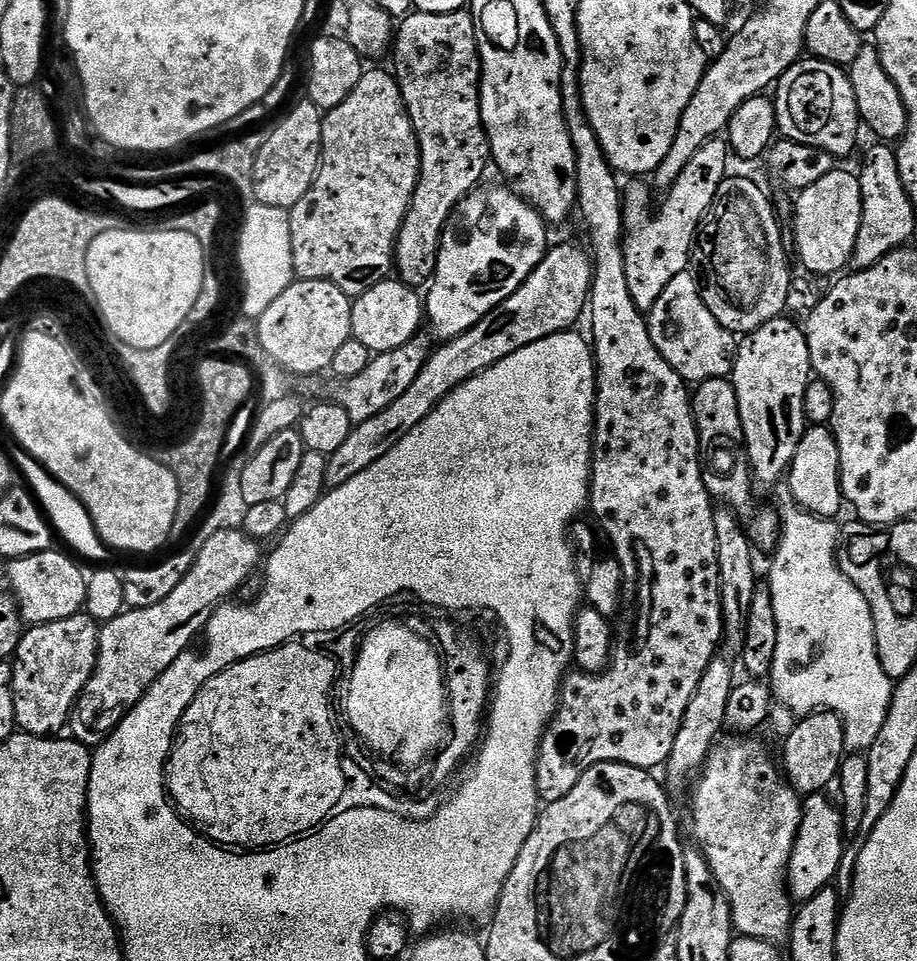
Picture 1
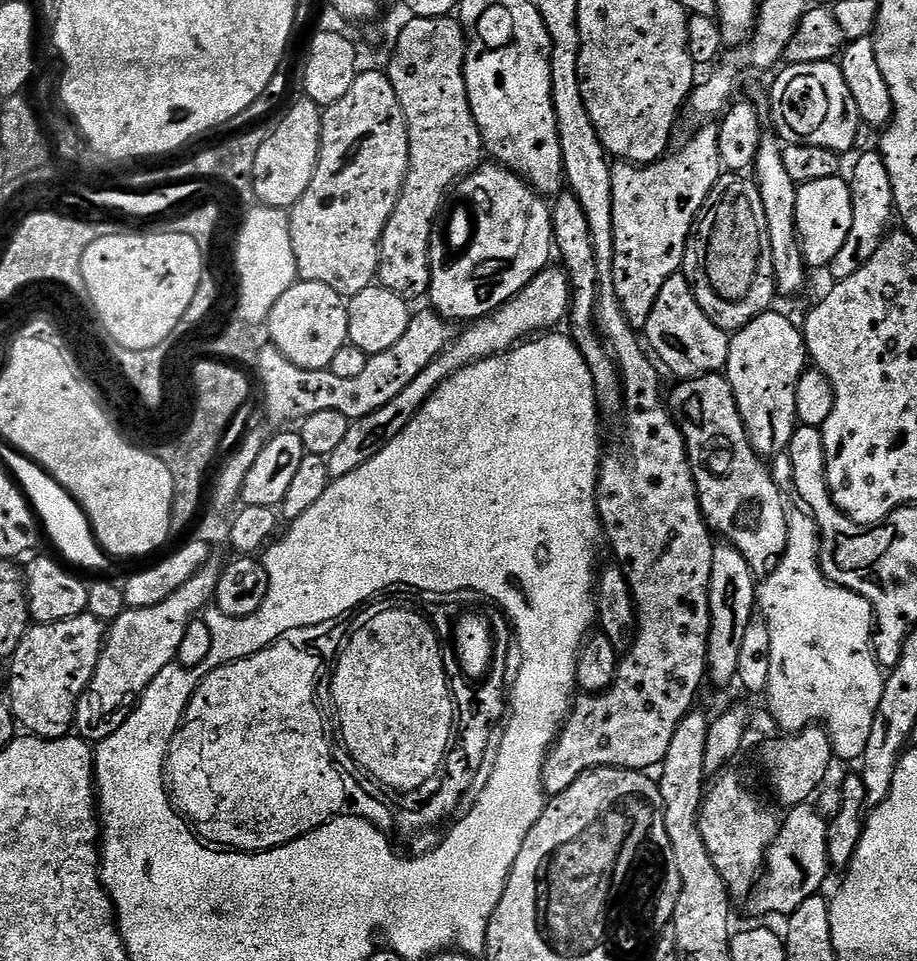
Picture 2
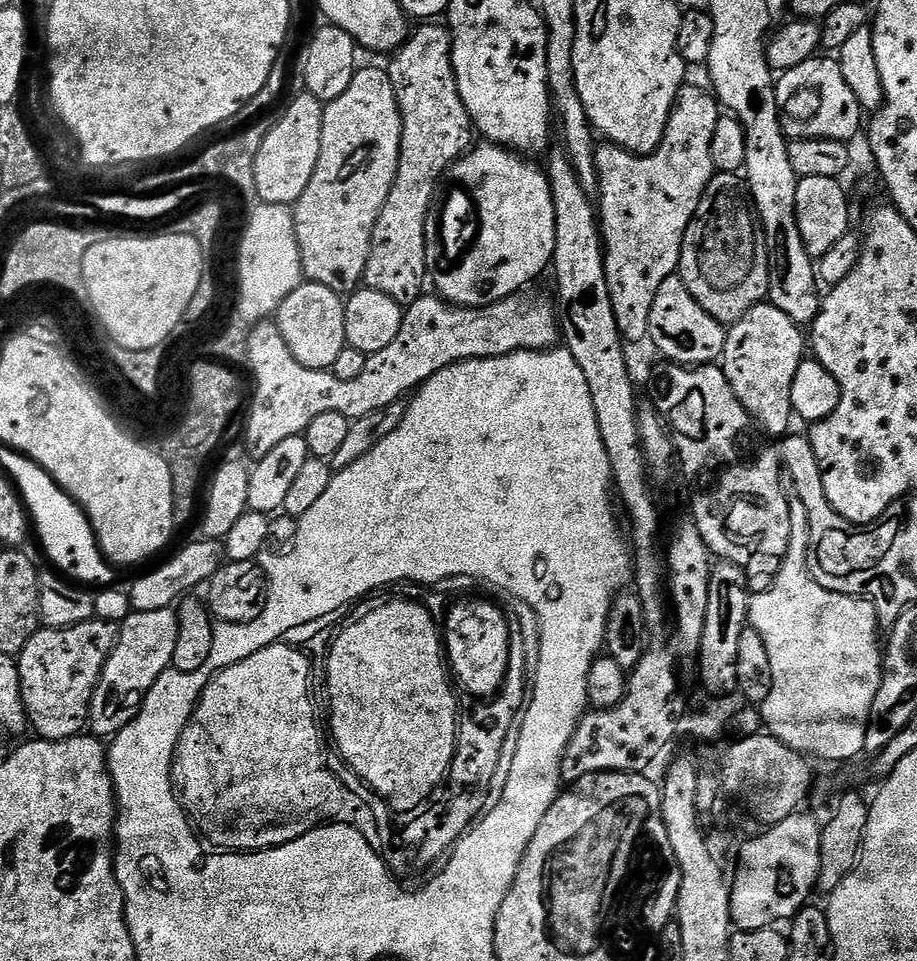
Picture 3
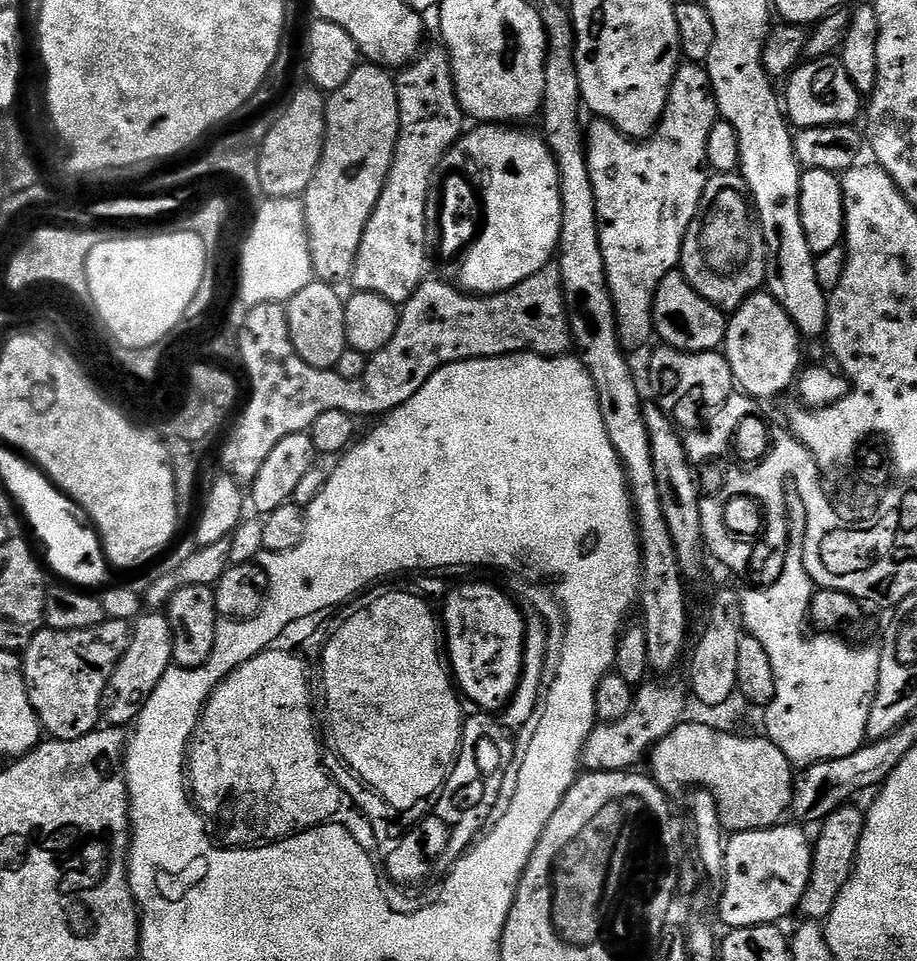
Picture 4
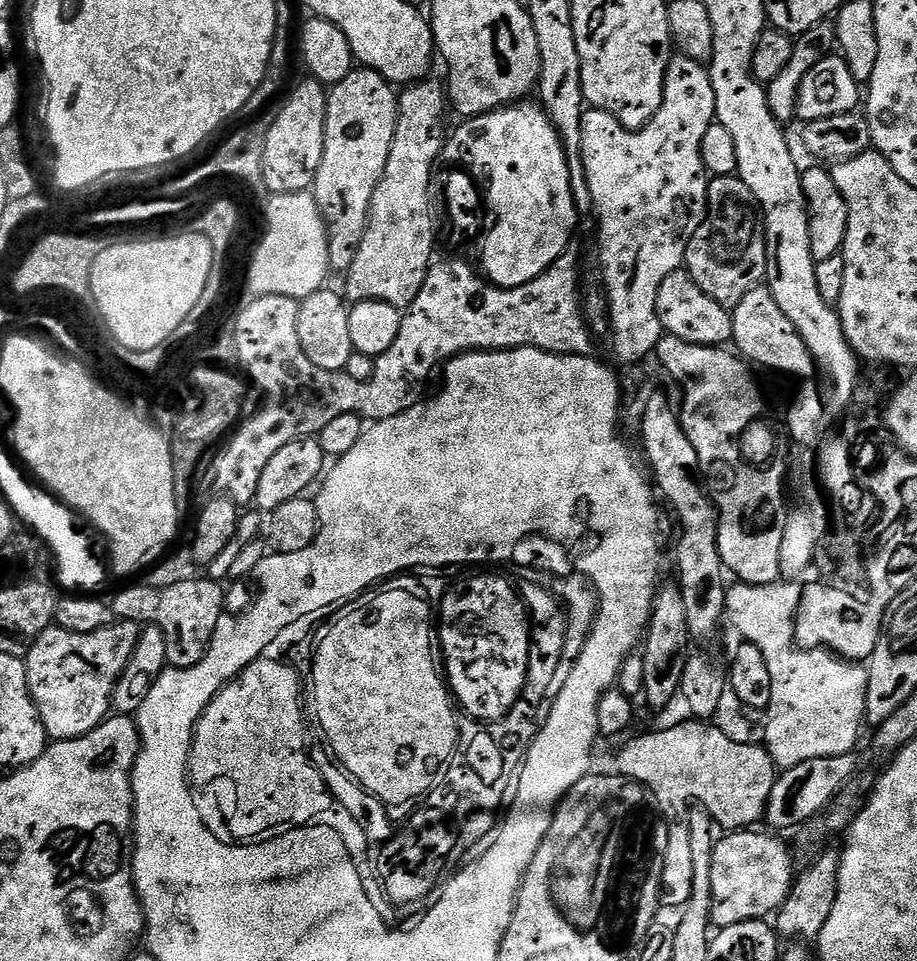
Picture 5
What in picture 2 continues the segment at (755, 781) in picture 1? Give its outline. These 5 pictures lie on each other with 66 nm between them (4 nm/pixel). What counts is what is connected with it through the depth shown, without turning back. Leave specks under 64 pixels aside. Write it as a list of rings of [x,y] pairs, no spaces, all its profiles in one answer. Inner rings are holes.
[[[724,774],[707,789],[704,807],[700,809],[702,842],[718,866],[718,874],[726,882],[729,893],[737,901],[747,901],[763,871],[768,847],[774,843],[782,827],[781,817],[775,816],[736,776]]]

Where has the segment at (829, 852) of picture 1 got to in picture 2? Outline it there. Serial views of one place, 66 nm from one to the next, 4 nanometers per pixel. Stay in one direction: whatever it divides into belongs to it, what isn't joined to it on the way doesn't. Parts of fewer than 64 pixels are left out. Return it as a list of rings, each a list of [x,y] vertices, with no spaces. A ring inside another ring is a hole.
[[[815,803],[800,804],[791,809],[782,820],[780,833],[768,847],[764,861],[764,871],[752,889],[750,905],[756,912],[773,912],[776,916],[787,918],[792,915],[806,898],[817,895],[830,873],[828,862],[829,821],[815,808]]]

